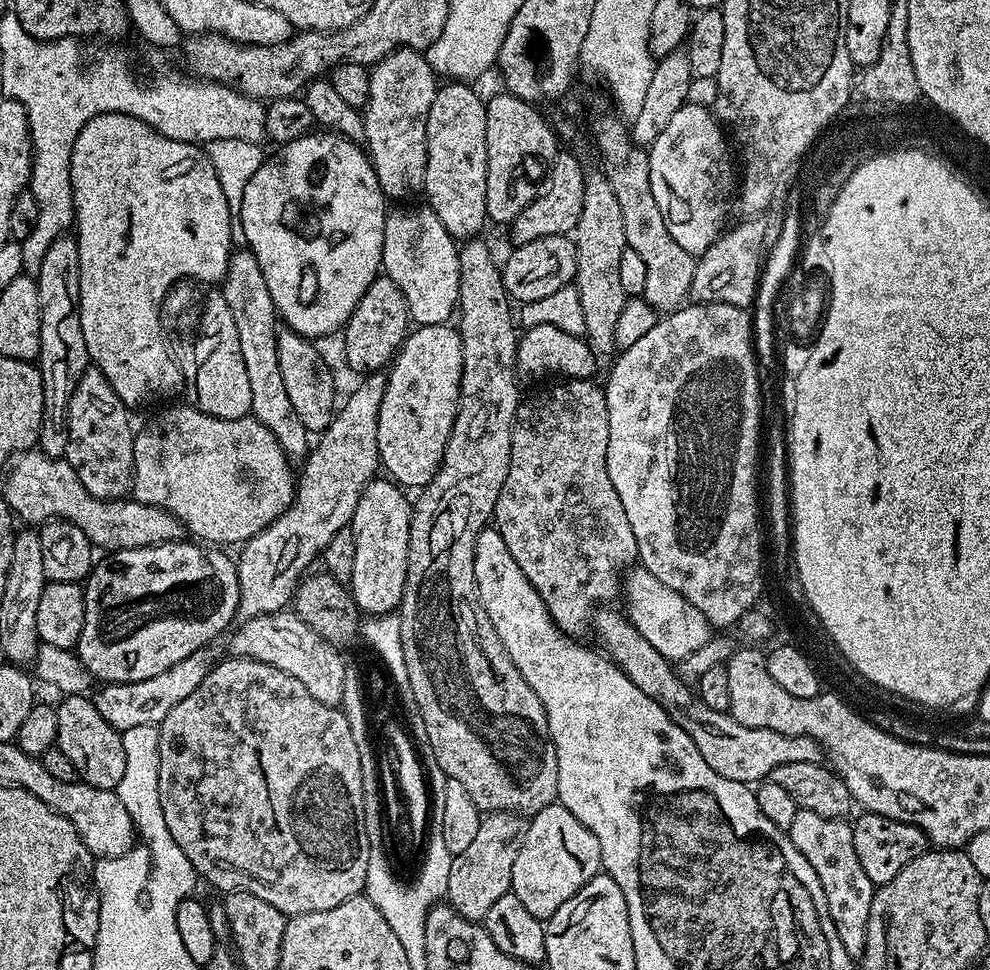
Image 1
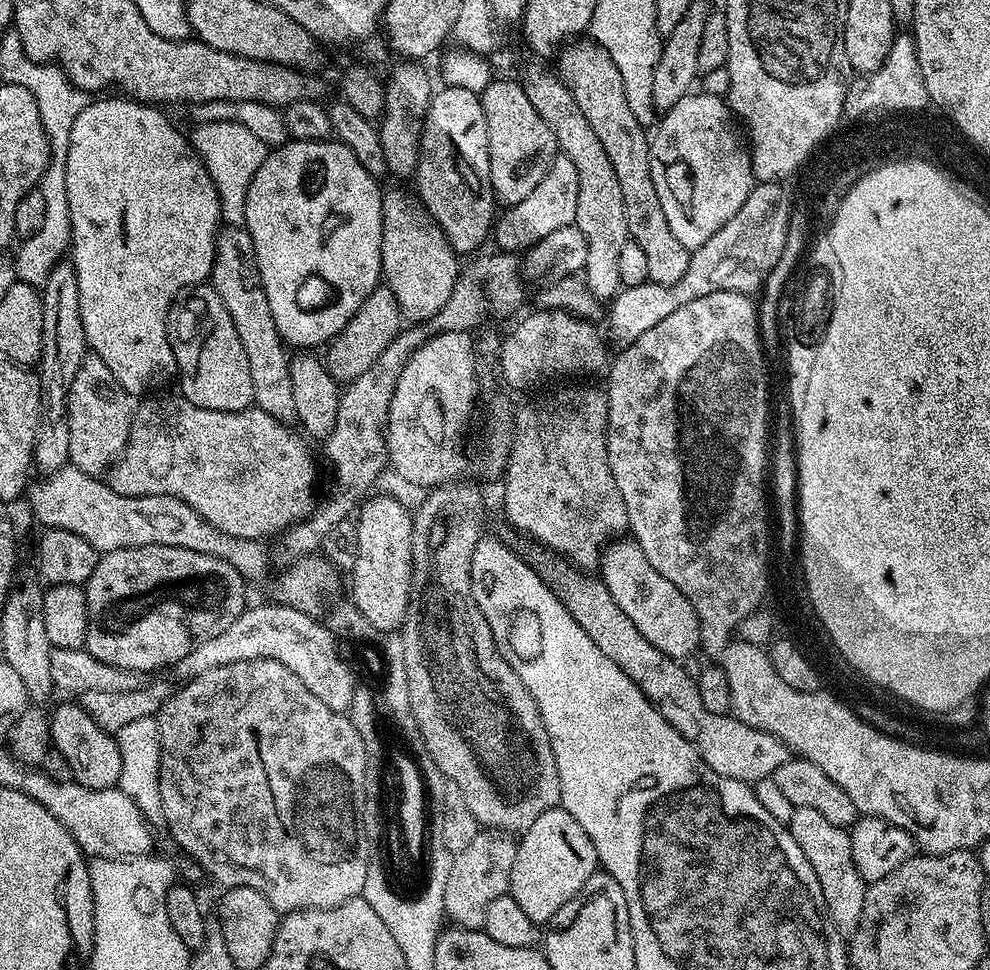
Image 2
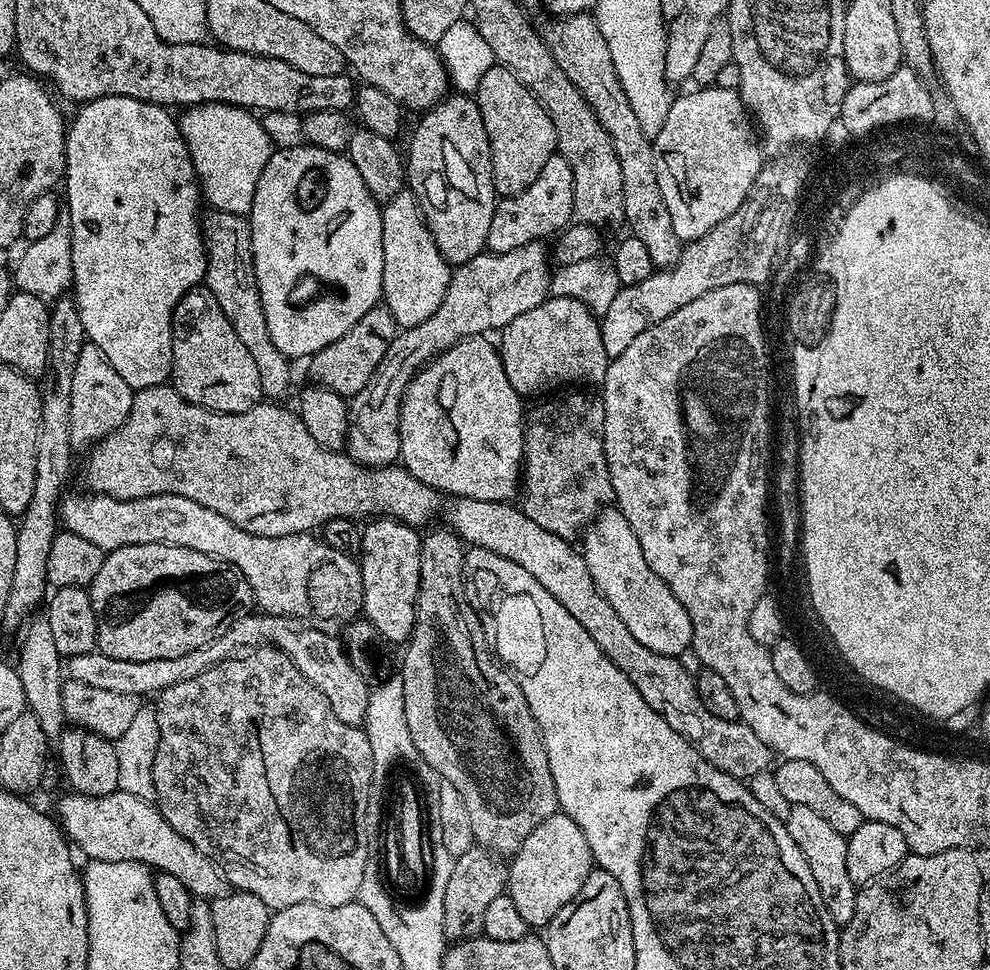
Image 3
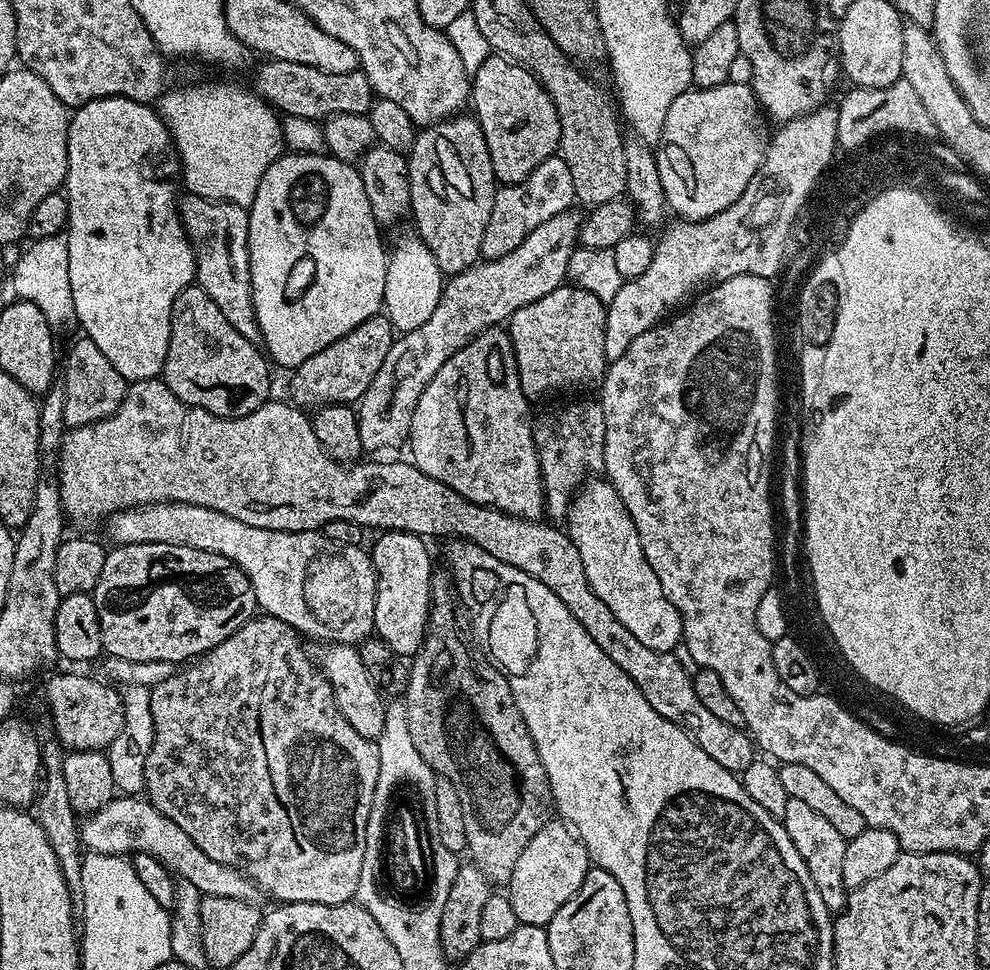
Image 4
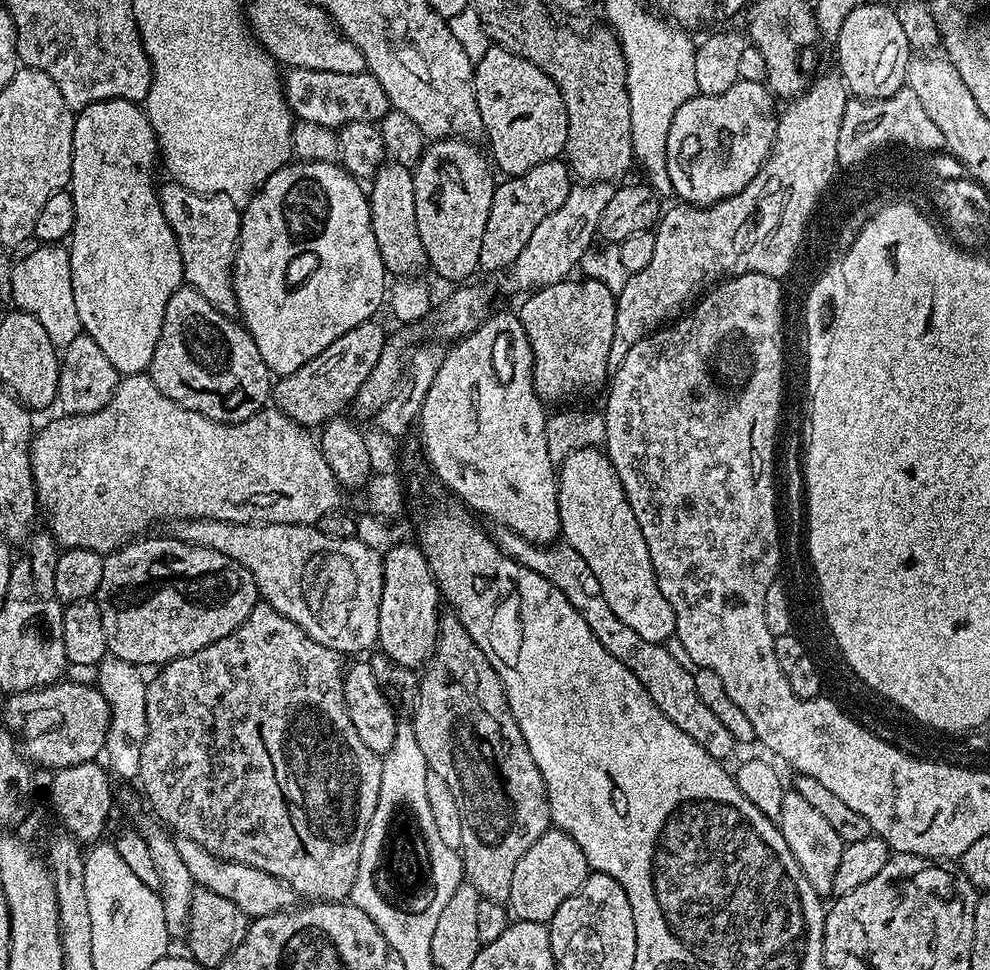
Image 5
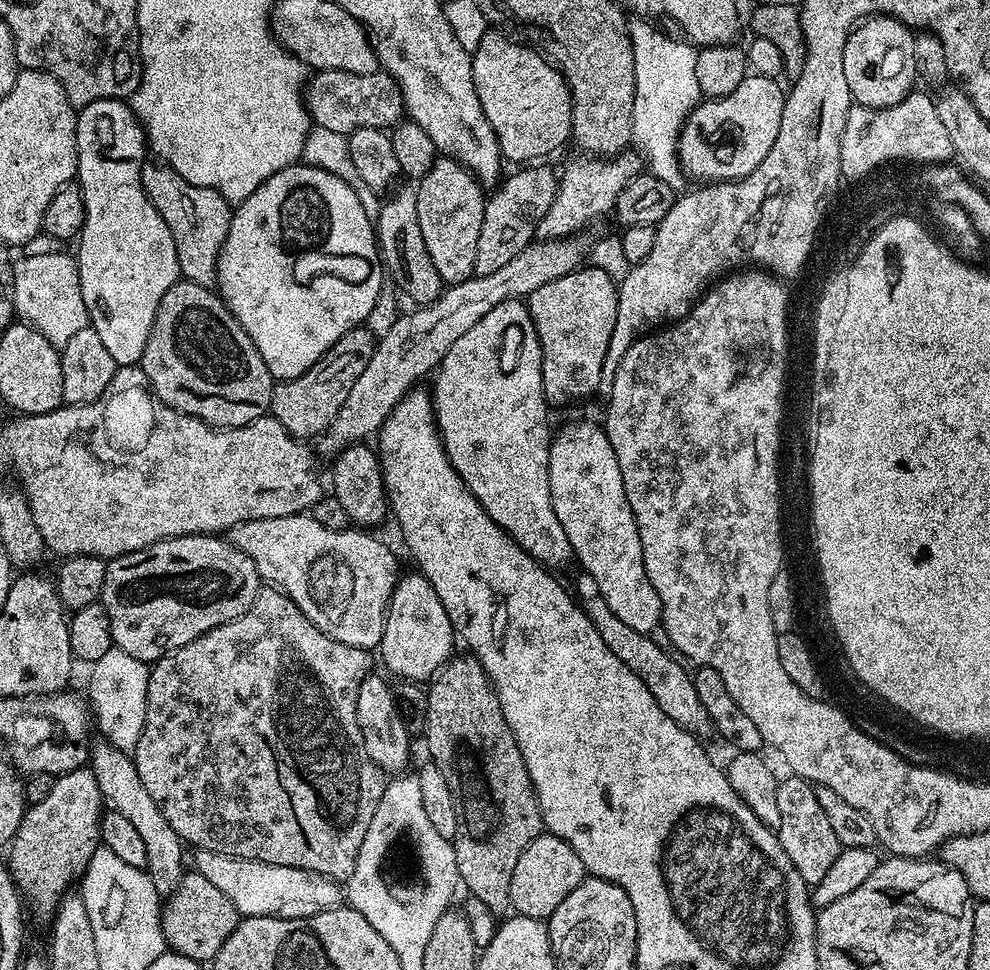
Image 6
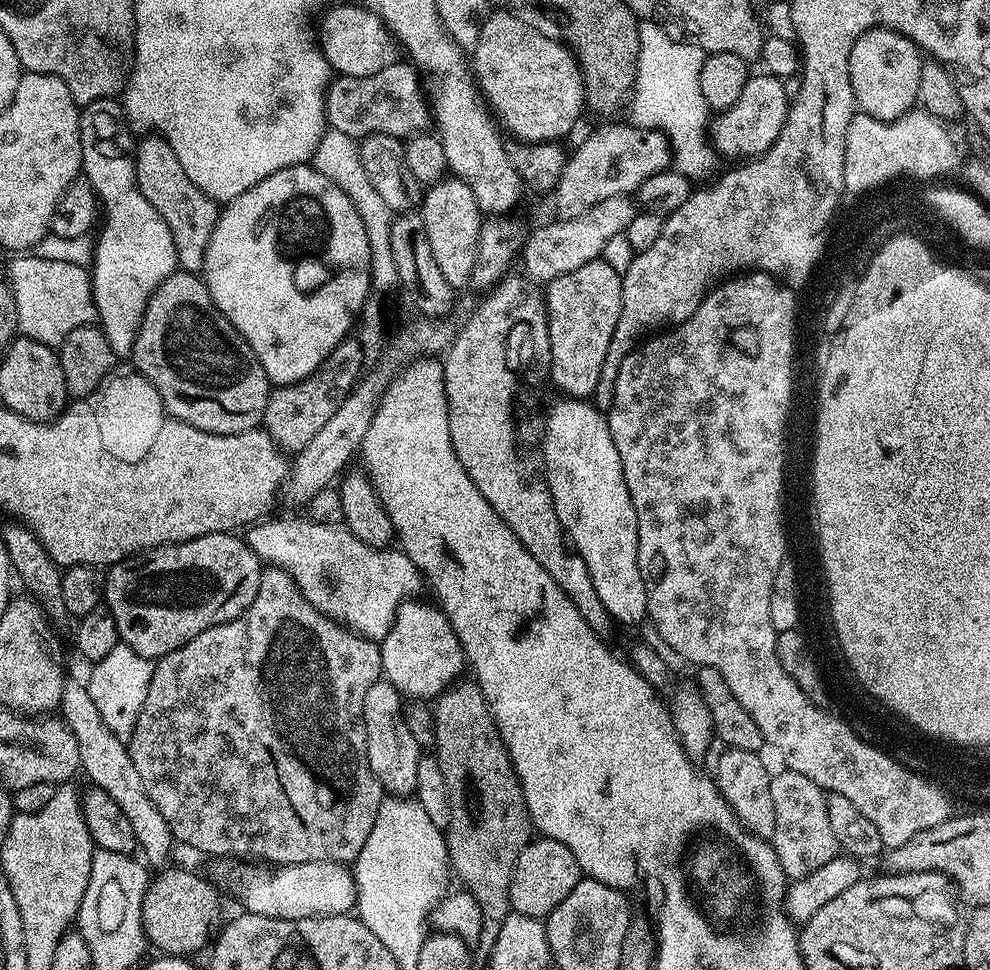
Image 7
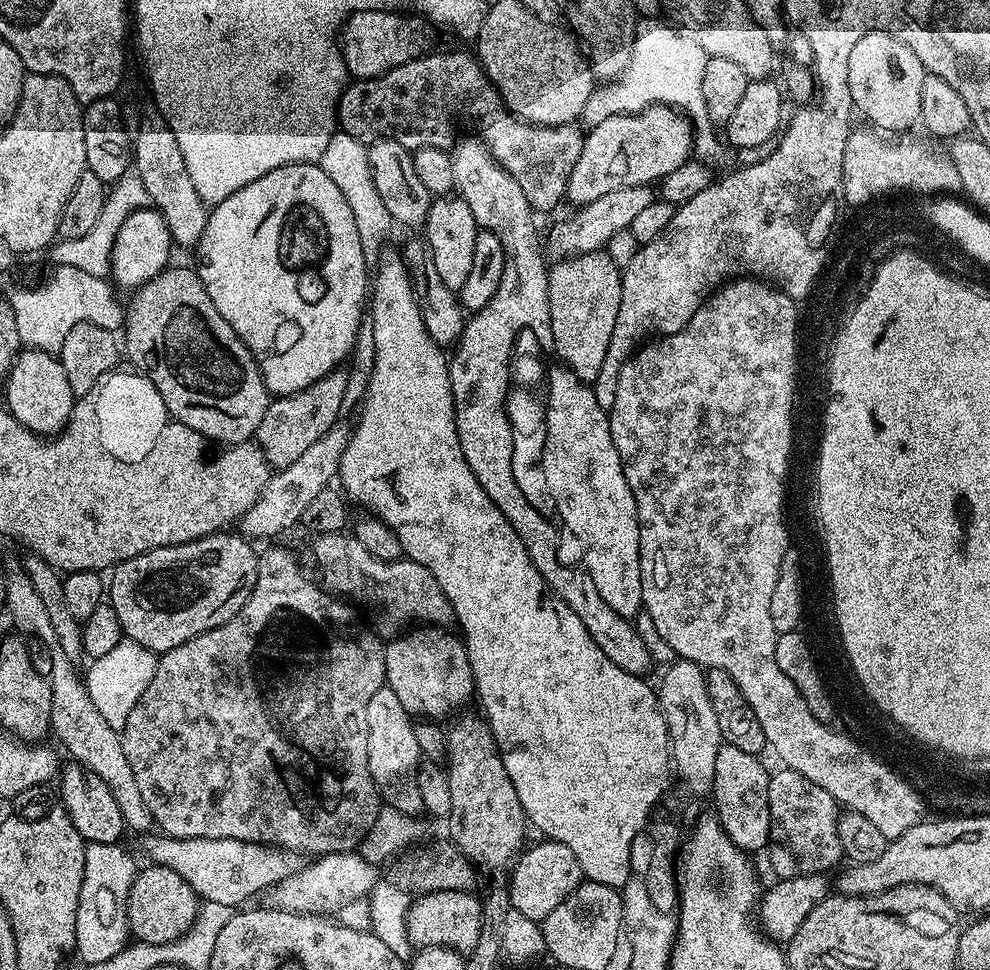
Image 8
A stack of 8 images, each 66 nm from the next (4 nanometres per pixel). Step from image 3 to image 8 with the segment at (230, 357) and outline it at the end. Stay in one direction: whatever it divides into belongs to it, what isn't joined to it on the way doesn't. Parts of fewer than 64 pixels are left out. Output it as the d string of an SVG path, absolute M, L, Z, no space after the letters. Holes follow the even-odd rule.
M169 266L154 278L150 278L141 288L135 289L135 291L131 293L131 296L132 301L129 302L128 306L126 304L126 311L124 313L122 348L126 353L126 360L132 363L129 365L131 365L133 369L139 370L146 378L150 378L150 382L154 382L158 394L162 394L162 402L166 402L166 410L169 414L178 422L190 426L190 430L202 434L207 440L215 442L220 446L243 444L251 441L258 430L258 422L262 422L262 414L266 414L266 410L268 409L270 393L268 388L264 385L260 367L256 364L256 357L253 356L252 351L244 345L242 338L238 338L238 334L234 334L230 322L226 322L226 318L222 318L222 314L218 314L218 309L214 307L214 302L210 302L210 294L206 294L206 286L202 286L199 271L192 269L191 272L188 268Z

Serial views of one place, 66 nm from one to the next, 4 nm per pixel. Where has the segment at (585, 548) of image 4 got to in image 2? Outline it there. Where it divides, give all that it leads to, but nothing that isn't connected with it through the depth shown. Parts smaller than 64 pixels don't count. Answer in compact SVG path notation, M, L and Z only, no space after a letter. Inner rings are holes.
M617 538L611 541L600 557L598 576L604 581L606 590L610 590L614 602L618 602L622 614L638 626L642 638L646 638L650 646L678 661L700 648L700 623L698 614L694 614L694 606L686 602L686 594L682 594L674 582L662 578L662 574L646 562L646 554L642 554L635 540Z

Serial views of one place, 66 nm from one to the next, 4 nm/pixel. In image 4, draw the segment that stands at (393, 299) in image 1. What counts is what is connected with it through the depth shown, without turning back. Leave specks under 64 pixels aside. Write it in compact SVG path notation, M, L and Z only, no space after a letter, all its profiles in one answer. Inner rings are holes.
M384 314L374 315L354 326L350 334L326 346L326 350L314 354L314 358L306 358L306 362L299 364L291 373L292 381L288 384L291 403L305 410L315 410L321 404L351 405L359 401L374 374L378 374L393 339L393 326Z

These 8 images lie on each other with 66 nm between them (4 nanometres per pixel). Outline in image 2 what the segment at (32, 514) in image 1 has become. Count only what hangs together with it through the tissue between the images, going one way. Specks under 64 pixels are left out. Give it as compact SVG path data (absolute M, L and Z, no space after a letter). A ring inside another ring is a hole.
M73 464L62 466L62 470L47 473L36 485L27 489L26 501L32 507L36 520L44 528L61 528L70 530L70 534L78 534L78 538L86 538L97 553L113 552L123 548L138 546L178 546L182 550L198 550L198 554L211 554L225 560L234 570L238 570L245 581L260 580L268 572L268 556L264 553L265 545L259 540L234 538L230 534L222 534L210 522L203 520L186 502L173 496L127 496L118 494L103 479L78 470Z

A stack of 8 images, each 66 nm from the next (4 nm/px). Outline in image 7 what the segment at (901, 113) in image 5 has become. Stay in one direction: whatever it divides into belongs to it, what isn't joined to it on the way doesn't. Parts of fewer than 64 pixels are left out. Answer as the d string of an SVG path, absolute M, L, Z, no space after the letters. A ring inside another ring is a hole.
M913 110L897 120L879 120L857 111L850 126L846 126L846 154L844 177L852 189L869 188L885 177L911 178L916 182L936 182L946 178L948 168L959 169L960 152L948 133L949 125L934 114Z

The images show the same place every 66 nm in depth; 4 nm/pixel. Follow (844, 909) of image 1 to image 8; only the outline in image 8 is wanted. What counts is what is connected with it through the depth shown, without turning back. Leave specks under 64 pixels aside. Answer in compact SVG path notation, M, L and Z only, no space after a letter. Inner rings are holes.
M785 767L779 771L768 777L770 838L766 855L777 872L775 875L789 880L792 876L814 876L827 873L827 868L835 869L841 863L840 856L845 855L838 832L841 805L822 786L814 786L810 778Z

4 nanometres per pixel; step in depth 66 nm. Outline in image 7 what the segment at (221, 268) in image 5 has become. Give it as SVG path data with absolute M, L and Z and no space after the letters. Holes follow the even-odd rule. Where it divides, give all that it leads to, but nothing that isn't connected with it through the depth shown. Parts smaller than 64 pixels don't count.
M148 134L143 139L136 146L136 185L142 198L146 198L146 202L150 202L150 206L162 214L162 222L170 226L179 271L199 273L204 267L206 246L210 246L210 236L214 234L217 201L190 182L186 170L182 170L182 162L178 162L178 154L174 154L172 145L167 144L163 136Z

